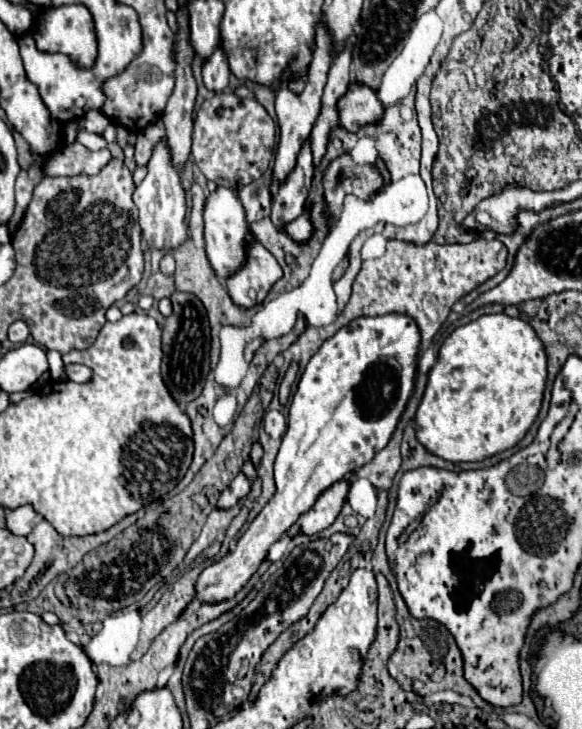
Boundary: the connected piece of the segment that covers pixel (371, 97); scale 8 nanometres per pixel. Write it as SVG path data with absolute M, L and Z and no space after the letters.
M351 84L349 92L339 98L339 122L345 130L357 132L361 126L377 124L383 114L383 104L379 102L377 94L363 86L363 84Z

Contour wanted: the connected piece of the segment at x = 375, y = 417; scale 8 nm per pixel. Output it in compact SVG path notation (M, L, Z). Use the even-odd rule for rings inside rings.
M385 314L357 318L323 342L319 352L309 360L289 406L287 432L275 460L277 492L249 524L235 548L201 572L195 582L195 600L199 604L217 604L233 598L257 572L271 544L291 530L323 490L353 474L387 446L413 394L420 341L413 318ZM387 356L393 356L401 364L393 386L383 386Z

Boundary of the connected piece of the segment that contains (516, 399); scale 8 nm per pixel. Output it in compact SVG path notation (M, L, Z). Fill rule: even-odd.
M487 314L465 326L453 330L439 350L435 366L429 370L427 388L421 398L421 404L415 412L415 432L417 440L439 458L449 462L481 462L503 450L513 448L519 440L525 438L531 424L535 422L543 390L547 382L547 356L543 342L535 330L519 320L509 318L507 314Z

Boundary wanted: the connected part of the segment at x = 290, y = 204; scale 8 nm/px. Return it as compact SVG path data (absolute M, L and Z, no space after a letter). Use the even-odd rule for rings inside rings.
M307 140L301 148L295 170L281 184L271 206L271 220L279 232L285 232L285 226L293 222L305 210L311 178L313 178L313 156L311 156L309 140Z

